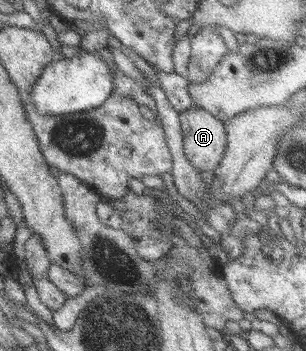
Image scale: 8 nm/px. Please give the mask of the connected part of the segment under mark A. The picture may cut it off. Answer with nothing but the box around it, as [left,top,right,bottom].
[178,107,225,173]

